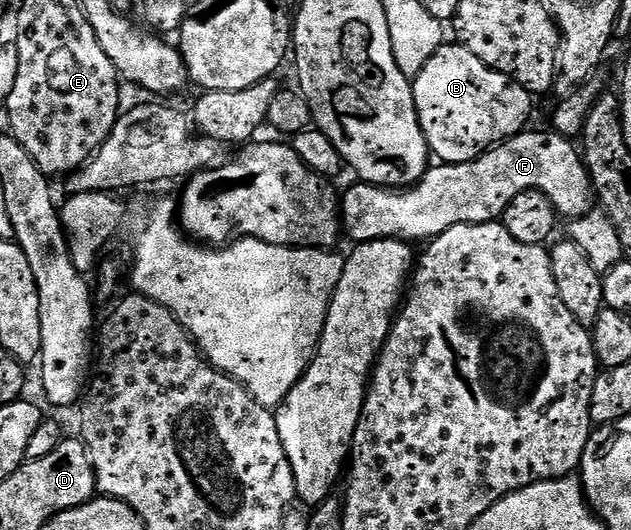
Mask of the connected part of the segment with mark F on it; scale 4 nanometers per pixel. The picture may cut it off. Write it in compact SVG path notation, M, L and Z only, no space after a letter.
M526 129L520 135L506 139L495 147L482 153L477 159L466 163L441 163L430 166L418 183L404 189L376 187L374 183L354 182L354 187L339 199L339 210L343 231L353 238L354 244L370 243L376 239L425 239L432 241L455 225L468 223L492 223L504 216L507 205L524 191L538 191L551 201L558 216L566 220L581 219L588 211L594 210L595 192L593 179L585 167L582 152L575 146L572 138L559 135L552 129L532 131Z

